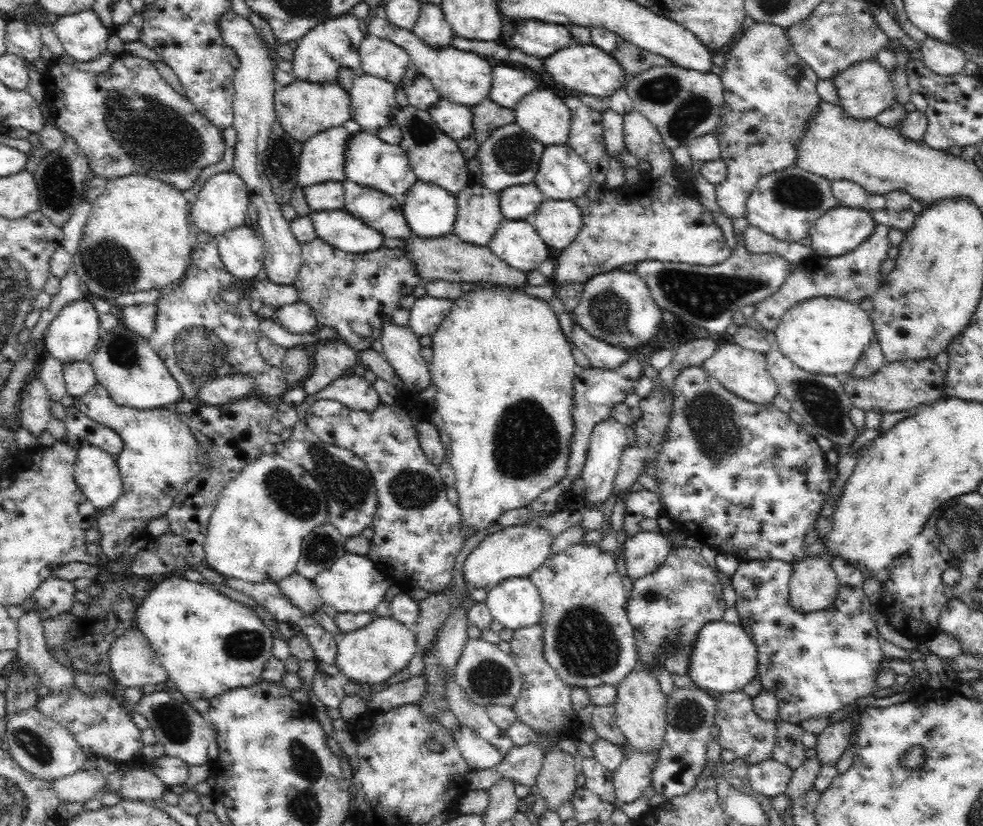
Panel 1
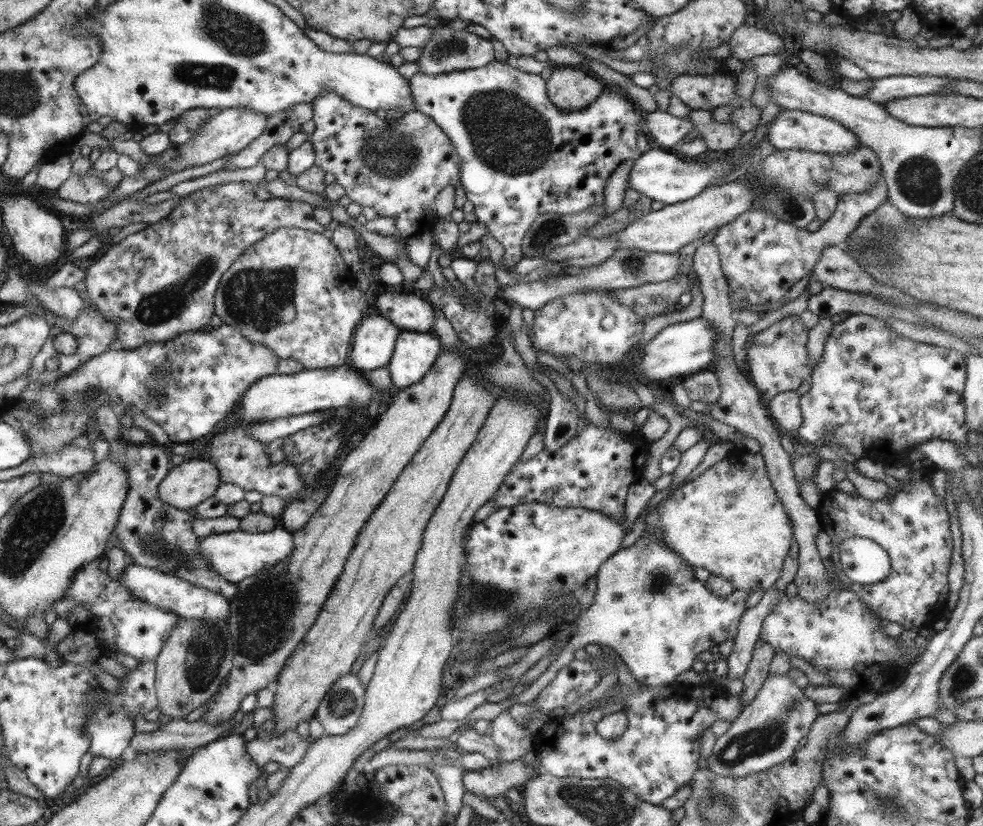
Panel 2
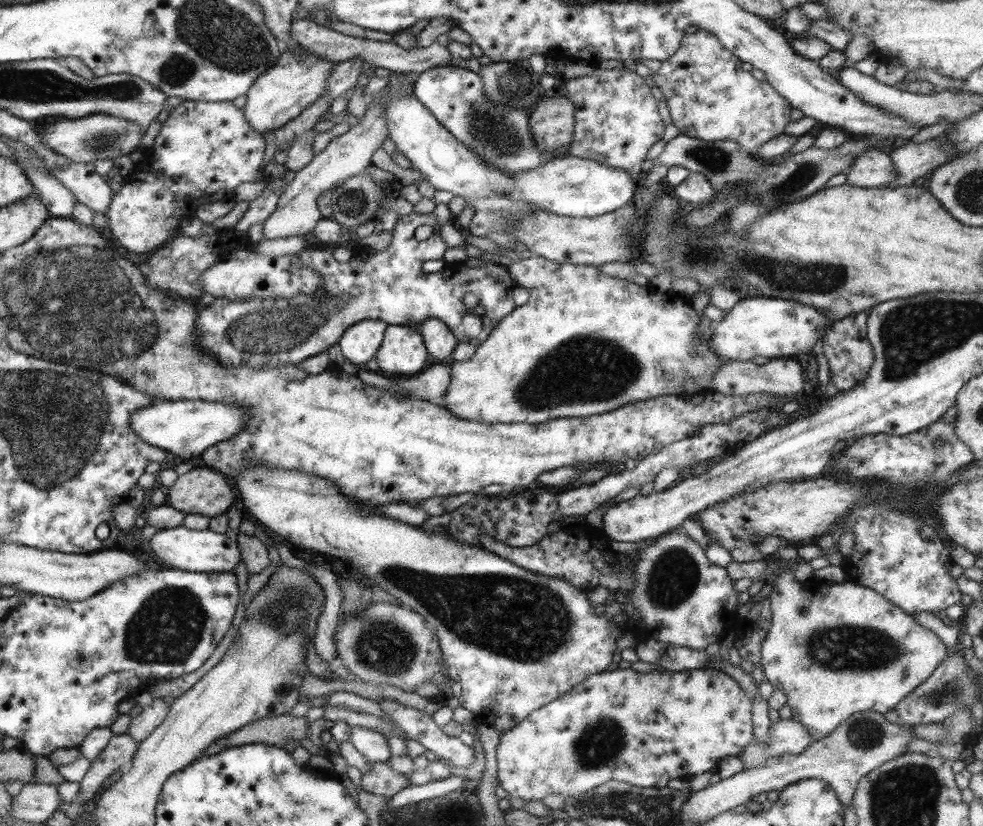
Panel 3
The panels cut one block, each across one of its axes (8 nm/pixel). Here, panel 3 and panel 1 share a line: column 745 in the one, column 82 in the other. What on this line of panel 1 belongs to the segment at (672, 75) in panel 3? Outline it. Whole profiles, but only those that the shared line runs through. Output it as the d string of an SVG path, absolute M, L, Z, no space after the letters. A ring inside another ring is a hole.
M64 54L62 58L52 60L48 72L42 74L46 92L44 102L50 110L50 124L70 136L74 144L86 154L92 176L116 180L140 174L166 182L180 190L180 194L188 194L200 178L200 172L224 158L226 142L222 130L206 120L206 116L202 116L186 96L180 96L170 84L166 84L152 62L142 58L118 56L110 70L100 74L98 78L90 72L74 70L72 62L74 60Z

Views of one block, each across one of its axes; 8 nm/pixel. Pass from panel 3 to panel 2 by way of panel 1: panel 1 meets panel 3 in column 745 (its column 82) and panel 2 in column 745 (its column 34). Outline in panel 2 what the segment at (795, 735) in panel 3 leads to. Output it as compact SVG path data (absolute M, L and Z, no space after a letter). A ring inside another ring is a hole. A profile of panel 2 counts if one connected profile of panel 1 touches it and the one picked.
M769 674L763 682L759 694L749 706L733 720L729 730L717 738L713 746L713 754L705 760L707 770L717 776L747 776L765 772L773 766L783 764L785 760L797 758L797 744L801 738L807 738L811 732L811 724L815 722L817 704L803 696L805 688L797 688L791 684L787 674L773 676Z

